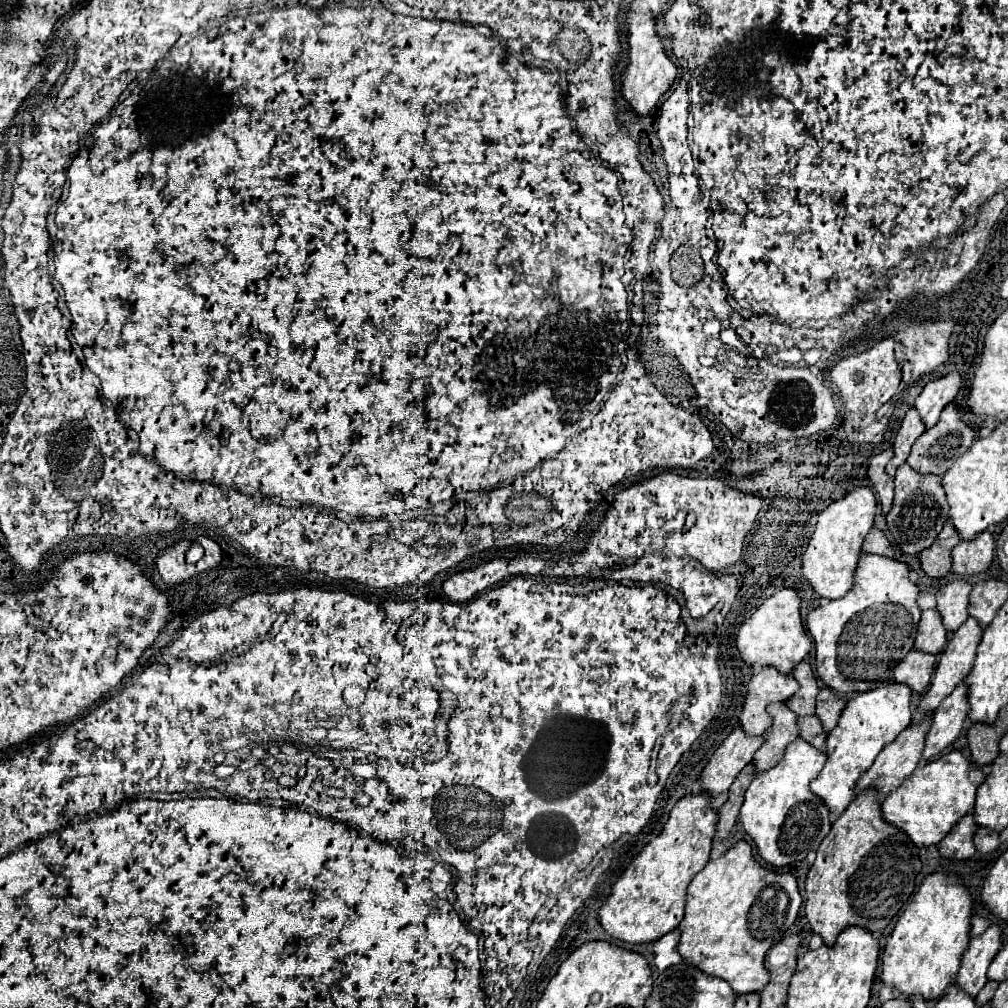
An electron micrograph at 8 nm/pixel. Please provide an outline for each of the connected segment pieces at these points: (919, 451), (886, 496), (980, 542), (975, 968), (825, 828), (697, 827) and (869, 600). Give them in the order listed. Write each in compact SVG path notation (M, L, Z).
M950 403L944 407L938 423L916 439L906 463L920 475L944 475L950 469L950 465L970 449L974 439L976 439L976 431L960 419L960 411Z
M886 449L878 455L874 455L868 465L868 479L874 487L874 491L878 493L878 499L882 505L882 515L888 515L888 511L892 507L892 497L894 497L894 479L890 475L886 475L886 471L884 471L884 467L892 459L892 455L894 455L892 449Z
M988 531L980 533L974 541L960 541L952 549L952 573L974 575L986 571L992 565L994 549L994 537Z
M992 925L986 933L970 941L970 949L966 949L966 957L962 957L962 969L958 969L958 977L954 981L970 997L976 997L978 991L986 985L986 969L1002 947L1000 937L1000 927Z
M796 739L786 747L786 753L782 755L782 759L776 767L756 775L754 781L750 783L750 787L746 791L746 799L740 807L738 823L742 825L742 831L746 833L746 837L750 837L750 841L756 845L756 851L764 863L768 863L772 867L792 867L792 865L804 861L810 851L816 851L818 845L822 843L822 839L830 833L830 819L828 819L830 811L810 791L810 781L820 773L824 763L826 763L824 753L814 749L804 739Z
M702 793L686 795L676 803L662 833L630 861L598 911L598 923L612 939L632 945L654 943L680 925L688 883L708 863L716 821L718 813L710 809L710 797Z
M862 555L850 593L816 607L808 615L806 629L816 643L816 675L826 687L838 693L876 689L914 647L920 609L916 605L918 585L910 583L908 573L906 563Z

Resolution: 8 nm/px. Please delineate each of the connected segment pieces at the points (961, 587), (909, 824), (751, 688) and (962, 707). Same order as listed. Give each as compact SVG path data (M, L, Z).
M952 581L936 593L936 609L946 631L956 631L968 619L968 597L972 585L966 581Z
M952 751L936 761L920 765L902 785L892 791L882 803L882 817L886 823L902 829L916 847L938 845L950 829L974 809L976 789L982 785L984 773L960 751Z
M774 667L758 669L748 683L748 693L738 717L742 731L748 735L764 735L772 725L766 707L770 703L786 701L798 691L798 687L800 685L792 675L782 675Z
M960 683L934 711L930 729L926 733L926 745L922 751L922 759L928 761L930 757L944 751L962 731L968 713L968 697L966 685Z

